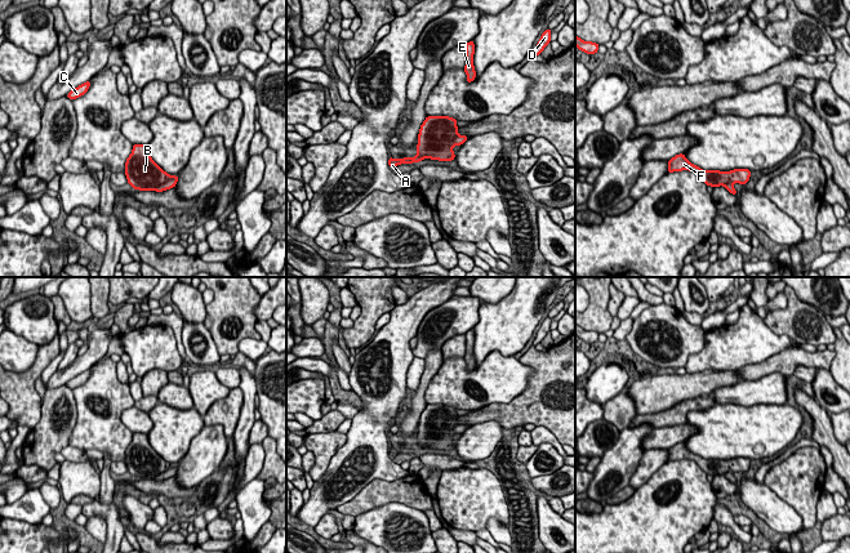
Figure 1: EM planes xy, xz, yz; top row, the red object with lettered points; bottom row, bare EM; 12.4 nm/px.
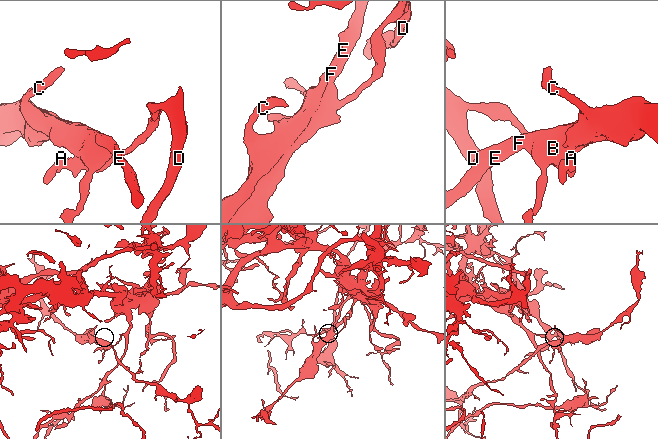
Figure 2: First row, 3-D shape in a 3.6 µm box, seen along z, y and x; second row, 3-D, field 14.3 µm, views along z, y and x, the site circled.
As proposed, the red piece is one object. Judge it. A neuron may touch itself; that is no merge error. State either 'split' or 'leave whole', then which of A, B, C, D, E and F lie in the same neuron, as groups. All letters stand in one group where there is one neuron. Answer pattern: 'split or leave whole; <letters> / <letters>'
split; A D / B C E F

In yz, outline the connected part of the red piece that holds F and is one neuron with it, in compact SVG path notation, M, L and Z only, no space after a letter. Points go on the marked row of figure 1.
M684 153L676 155L668 160L667 173L682 170L694 171L707 186L713 188L720 186L725 187L727 183L747 184L751 177L751 170L748 169L734 169L730 171L703 170L699 166L691 164Z

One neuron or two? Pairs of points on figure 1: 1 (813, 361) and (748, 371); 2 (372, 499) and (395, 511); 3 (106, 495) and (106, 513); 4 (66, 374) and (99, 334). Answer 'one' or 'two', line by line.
1: one
2: two
3: two
4: one

